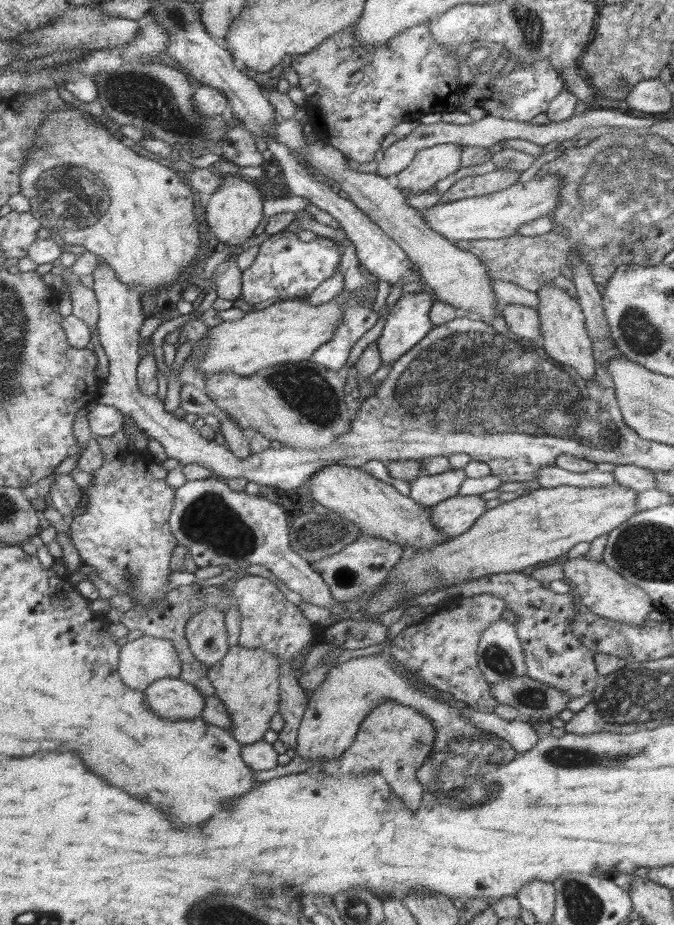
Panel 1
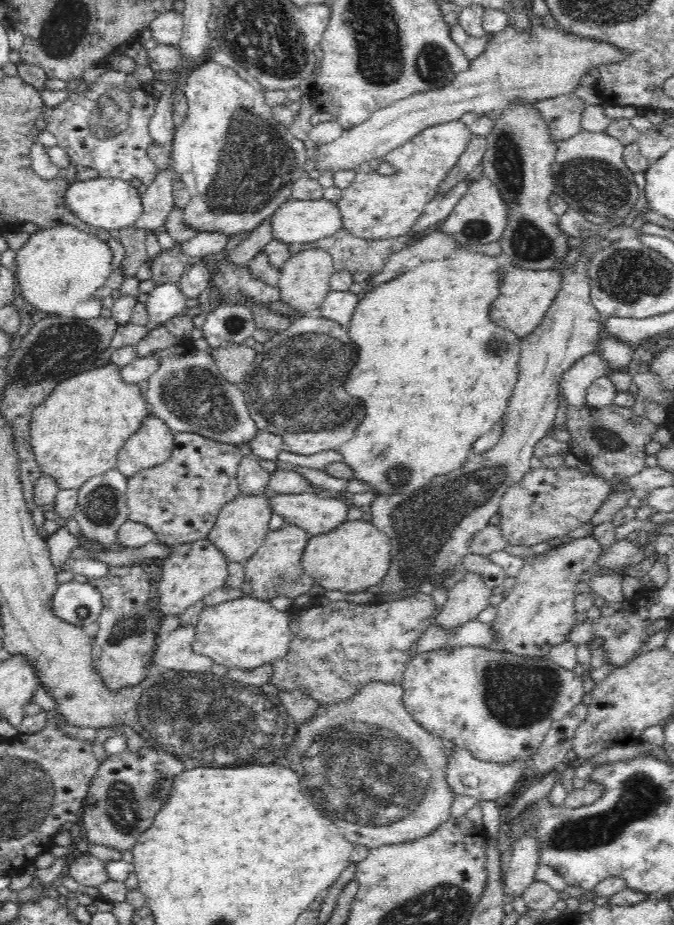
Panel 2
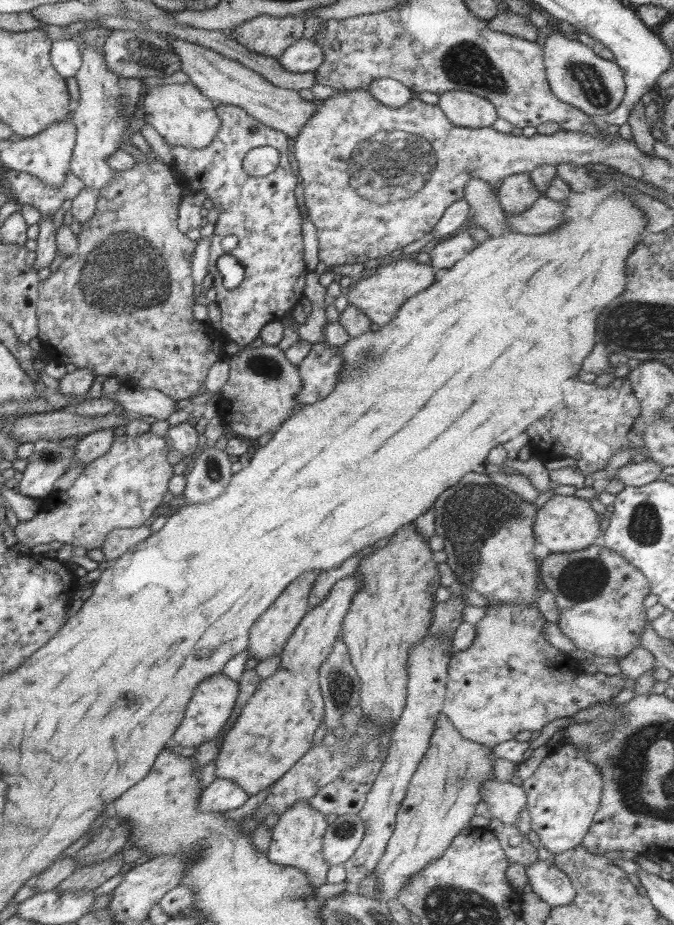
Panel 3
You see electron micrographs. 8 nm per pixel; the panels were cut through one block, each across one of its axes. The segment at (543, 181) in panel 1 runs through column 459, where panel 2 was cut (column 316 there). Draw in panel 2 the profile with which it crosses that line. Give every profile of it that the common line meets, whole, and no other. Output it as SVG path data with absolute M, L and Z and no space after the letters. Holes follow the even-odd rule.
M288 200L272 216L272 237L288 246L300 246L336 234L342 227L338 204L328 200Z

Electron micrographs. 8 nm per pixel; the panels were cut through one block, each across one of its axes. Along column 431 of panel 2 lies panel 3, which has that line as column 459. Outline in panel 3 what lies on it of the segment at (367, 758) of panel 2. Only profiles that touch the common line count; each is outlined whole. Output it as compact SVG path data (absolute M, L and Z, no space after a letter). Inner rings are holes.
M439 713L429 748L414 771L398 809L395 830L375 868L381 903L394 900L414 874L438 860L452 844L454 836L470 826L472 817L476 815L476 805L482 801L480 786L495 778L497 758L492 751L488 746L464 738L448 716Z

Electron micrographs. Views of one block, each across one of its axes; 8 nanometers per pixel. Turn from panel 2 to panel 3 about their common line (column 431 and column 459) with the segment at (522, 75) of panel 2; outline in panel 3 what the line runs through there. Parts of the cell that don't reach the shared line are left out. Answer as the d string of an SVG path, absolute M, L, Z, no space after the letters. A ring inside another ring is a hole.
M464 90L444 92L437 105L454 126L462 128L492 127L497 119L496 108L490 101Z

